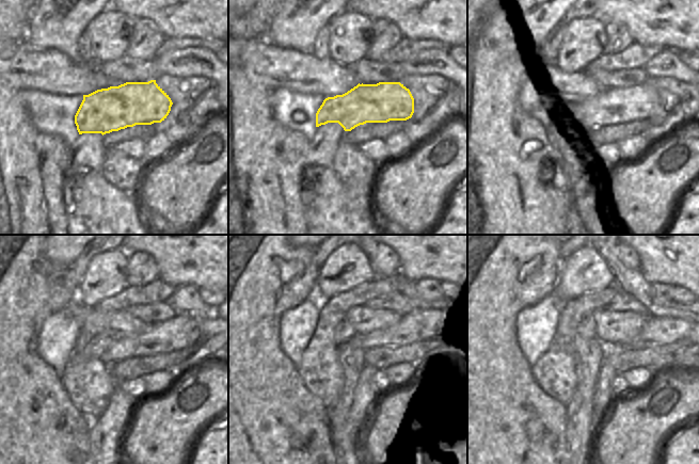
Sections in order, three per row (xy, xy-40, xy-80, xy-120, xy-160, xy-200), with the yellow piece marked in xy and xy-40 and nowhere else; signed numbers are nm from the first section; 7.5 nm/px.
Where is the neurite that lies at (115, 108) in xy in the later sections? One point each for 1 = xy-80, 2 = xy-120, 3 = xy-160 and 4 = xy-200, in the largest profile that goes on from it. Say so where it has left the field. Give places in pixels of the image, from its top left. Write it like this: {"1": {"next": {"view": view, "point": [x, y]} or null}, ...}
{"1": {"next": {"view": "xy-80", "point": [614, 106]}}, "2": {"next": {"view": "xy-120", "point": [175, 334]}}, "3": {"next": {"view": "xy-160", "point": [416, 328]}}, "4": {"next": {"view": "xy-200", "point": [657, 331]}}}

